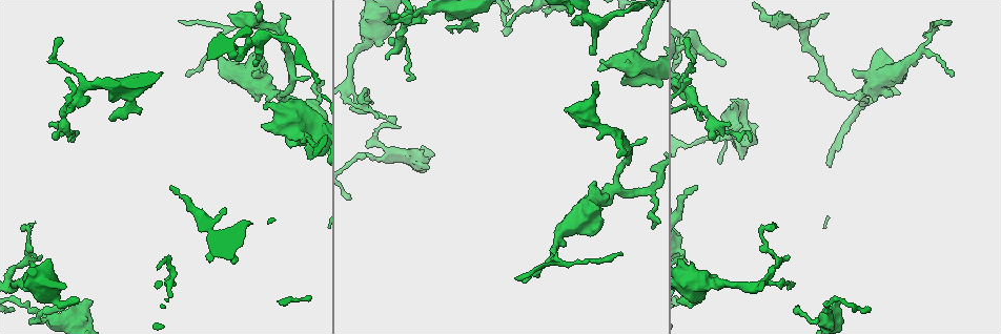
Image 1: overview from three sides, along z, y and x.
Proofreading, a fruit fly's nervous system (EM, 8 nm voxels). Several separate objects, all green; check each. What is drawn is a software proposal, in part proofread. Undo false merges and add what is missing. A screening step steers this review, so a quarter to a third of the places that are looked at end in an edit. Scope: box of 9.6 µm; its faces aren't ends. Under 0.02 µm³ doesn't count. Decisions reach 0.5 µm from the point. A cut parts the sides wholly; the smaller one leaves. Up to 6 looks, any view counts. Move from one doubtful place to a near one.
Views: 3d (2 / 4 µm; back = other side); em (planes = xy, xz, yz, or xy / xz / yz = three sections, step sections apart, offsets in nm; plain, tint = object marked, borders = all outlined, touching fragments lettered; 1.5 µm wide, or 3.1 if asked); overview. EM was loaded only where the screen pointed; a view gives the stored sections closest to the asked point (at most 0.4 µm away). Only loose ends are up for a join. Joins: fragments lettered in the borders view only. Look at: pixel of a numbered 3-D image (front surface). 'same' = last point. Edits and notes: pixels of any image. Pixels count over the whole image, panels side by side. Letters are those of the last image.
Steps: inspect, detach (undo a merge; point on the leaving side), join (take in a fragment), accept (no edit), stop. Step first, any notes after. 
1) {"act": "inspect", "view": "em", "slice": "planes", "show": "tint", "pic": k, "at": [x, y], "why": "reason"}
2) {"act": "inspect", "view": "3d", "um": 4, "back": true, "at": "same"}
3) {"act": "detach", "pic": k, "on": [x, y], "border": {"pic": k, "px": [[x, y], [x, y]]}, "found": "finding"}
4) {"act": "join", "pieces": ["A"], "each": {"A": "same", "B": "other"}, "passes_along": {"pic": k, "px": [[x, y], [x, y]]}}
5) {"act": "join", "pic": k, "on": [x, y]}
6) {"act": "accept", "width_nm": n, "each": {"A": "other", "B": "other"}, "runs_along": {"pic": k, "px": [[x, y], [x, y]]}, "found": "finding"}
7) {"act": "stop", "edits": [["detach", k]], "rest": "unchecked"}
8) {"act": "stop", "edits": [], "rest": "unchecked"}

{"act": "inspect", "view": "em", "slice": "yz", "step": 4, "show": "tint", "pic": 1, "at": [742, 159], "why": "branch stops here"}

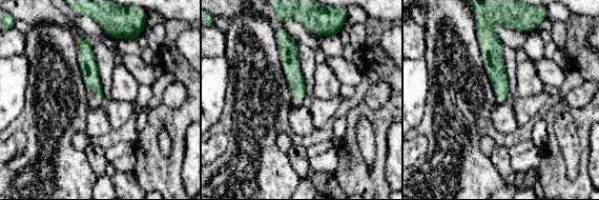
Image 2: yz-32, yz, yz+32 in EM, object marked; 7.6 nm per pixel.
{"act": "inspect", "view": "em", "slice": "yz", "step": 4, "show": "borders", "at": "same", "why": "see the neighbours"}

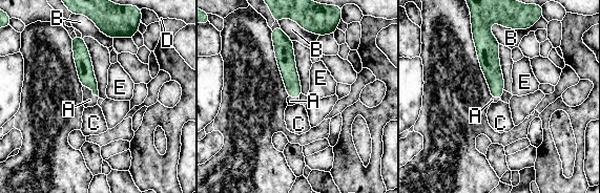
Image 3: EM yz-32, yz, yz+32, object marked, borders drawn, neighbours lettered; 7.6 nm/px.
{"act": "join", "pieces": ["A"], "longest_contact_nm": ["B", 200], "each": {"A": "same", "B": "other", "C": "other", "D": "other", "E": "other"}, "found": "the neuron continues"}

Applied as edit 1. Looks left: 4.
{"act": "inspect", "view": "em", "slice": "xy", "step": 8, "show": "tint", "pic": 1, "at": [859, 94], "why": "thick turns thin"}

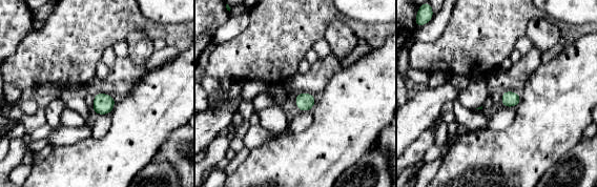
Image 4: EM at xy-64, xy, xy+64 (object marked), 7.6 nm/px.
{"act": "inspect", "view": "em", "slice": "planes", "show": "borders", "at": "same", "why": "another direction"}

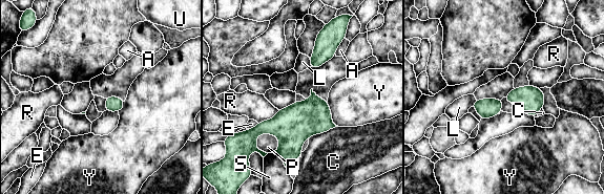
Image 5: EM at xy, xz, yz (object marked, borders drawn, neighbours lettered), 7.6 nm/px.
{"act": "accept", "width_nm": 60, "each": {"A": "other", "C": "other", "E": "other", "L": "other", "P": "other", "R": "other", "S": "other", "U": "other", "Y": "other"}, "border": {"pic": 5, "px": [[277, 109], [273, 116], [257, 123]]}, "found": "one neuron here"}

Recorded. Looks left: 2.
{"act": "inspect", "view": "em", "slice": "planes", "show": "tint", "pic": 1, "at": [230, 15], "why": "branch stops here"}

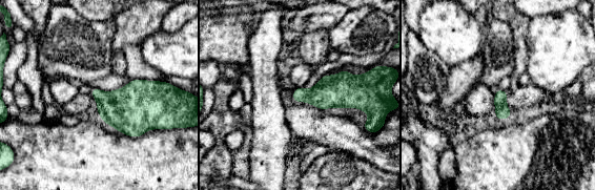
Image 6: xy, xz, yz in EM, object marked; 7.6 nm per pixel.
{"act": "inspect", "view": "em", "slice": "planes", "show": "borders", "at": "same", "why": "what lies round it"}

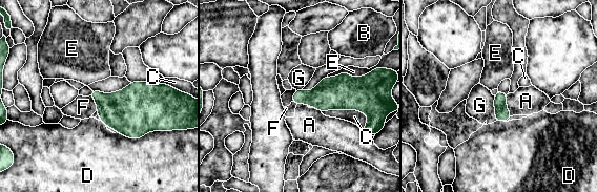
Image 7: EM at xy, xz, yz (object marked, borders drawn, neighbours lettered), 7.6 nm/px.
{"act": "accept", "longest_contact_nm": ["D", 360], "each": {"A": "other", "B": "other", "C": "other", "D": "other", "E": "other", "F": "other", "G": "other"}, "border": {"pic": 7, "px": [[508, 93], [507, 108], [512, 115]]}, "found": "no lettered fragment goes on from it"}

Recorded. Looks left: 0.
{"act": "stop", "edits": [["join", 3]], "rest": "unchecked"}

